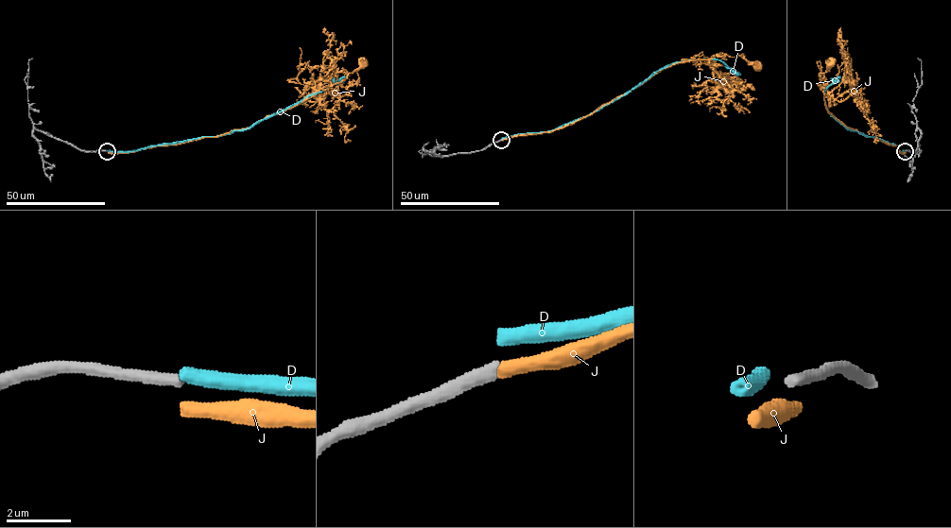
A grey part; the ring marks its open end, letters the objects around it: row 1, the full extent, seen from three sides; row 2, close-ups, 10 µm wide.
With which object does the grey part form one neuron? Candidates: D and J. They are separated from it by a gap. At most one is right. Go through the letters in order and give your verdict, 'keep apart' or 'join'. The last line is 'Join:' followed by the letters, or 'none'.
D: keep apart
J: join
Join: J

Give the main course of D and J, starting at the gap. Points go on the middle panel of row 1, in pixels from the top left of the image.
D: (501, 138), (551, 131), (587, 116), (676, 62), (717, 59), (740, 75)
J: (501, 140), (548, 132), (572, 124), (680, 62), (741, 55), (755, 66)

